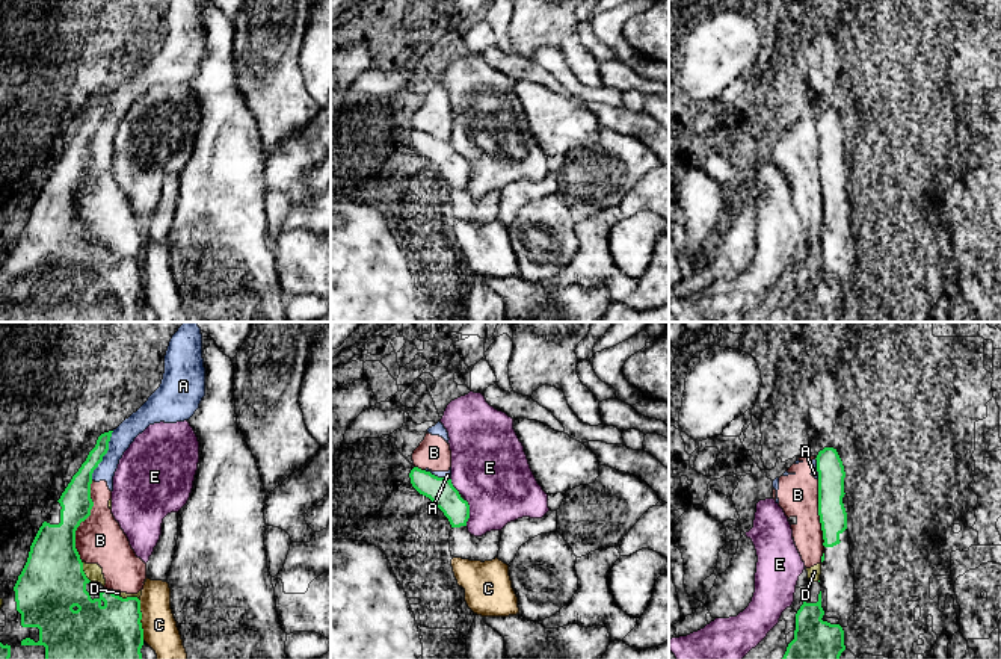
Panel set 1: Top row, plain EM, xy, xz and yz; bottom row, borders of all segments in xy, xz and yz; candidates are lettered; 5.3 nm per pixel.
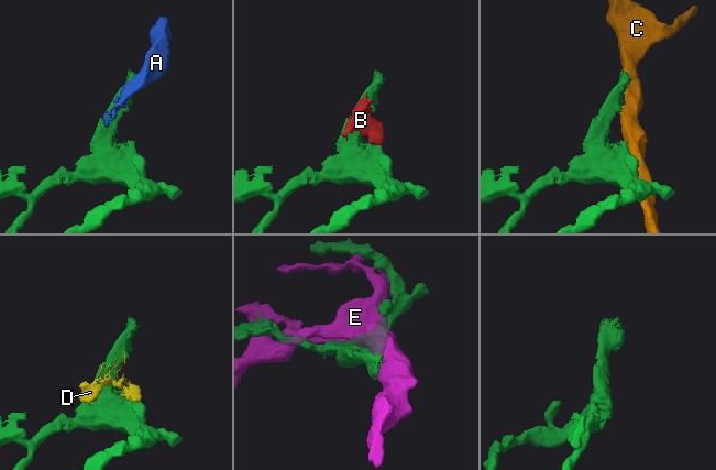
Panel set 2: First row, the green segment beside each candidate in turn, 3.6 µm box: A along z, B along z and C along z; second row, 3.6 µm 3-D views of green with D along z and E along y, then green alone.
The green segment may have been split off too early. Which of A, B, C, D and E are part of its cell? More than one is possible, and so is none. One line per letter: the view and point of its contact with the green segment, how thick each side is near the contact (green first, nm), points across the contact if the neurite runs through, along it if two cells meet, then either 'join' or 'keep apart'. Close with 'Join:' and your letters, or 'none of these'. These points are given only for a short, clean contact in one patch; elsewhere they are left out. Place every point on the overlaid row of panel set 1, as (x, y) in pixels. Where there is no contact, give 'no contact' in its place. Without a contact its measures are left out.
A: xy (104, 454) | 130/120 nm | keep apart
B: xy (83, 520) | 260/260 nm | keep apart
C: xy (141, 618) | 300/190 nm | along xy (138, 599), (144, 640) | keep apart
D: xy (121, 597) | 300/30 nm | keep apart
E: xz (468, 513) | 140/400 nm | keep apart
Join: none of these

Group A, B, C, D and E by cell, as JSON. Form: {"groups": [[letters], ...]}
{"groups": [["A", "B", "D"], ["C"], ["E"]]}

